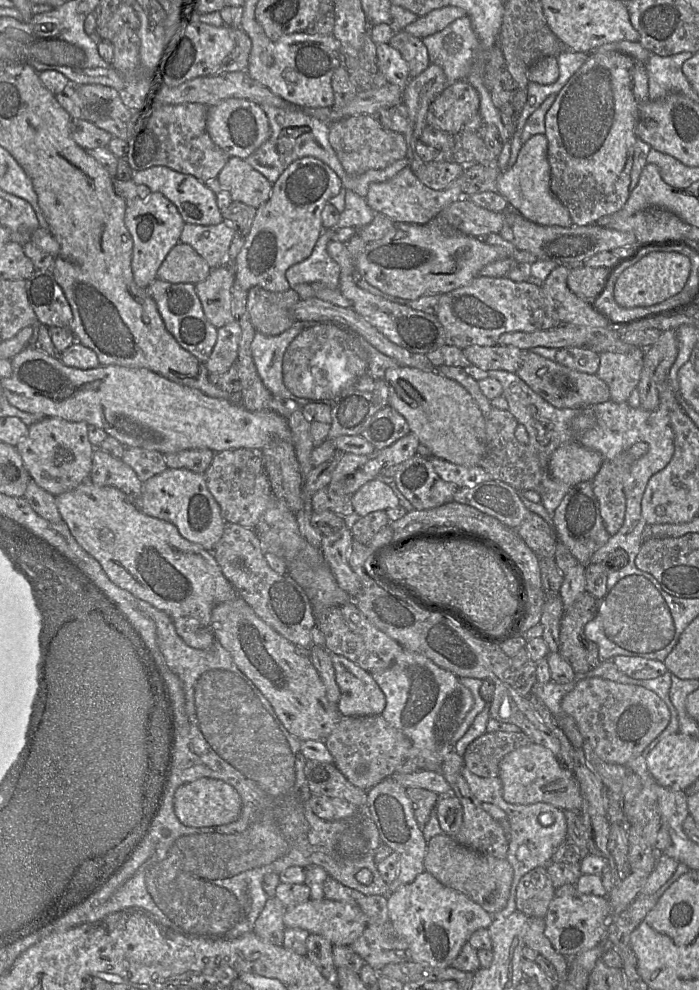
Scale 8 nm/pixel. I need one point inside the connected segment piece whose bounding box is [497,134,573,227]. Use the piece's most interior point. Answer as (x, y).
(526, 185)

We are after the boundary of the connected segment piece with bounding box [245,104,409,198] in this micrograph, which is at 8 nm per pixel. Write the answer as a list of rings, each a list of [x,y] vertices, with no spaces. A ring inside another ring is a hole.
[[[266,104],[261,105],[261,107],[269,121],[270,136],[245,161],[265,176],[272,184],[278,180],[292,162],[311,156],[321,160],[336,172],[342,182],[342,188],[352,190],[365,198],[372,183],[385,182],[409,166],[409,161],[405,157],[393,162],[384,169],[371,169],[358,176],[349,175],[345,172],[337,154],[329,143],[329,124],[307,115],[302,108],[279,108]]]

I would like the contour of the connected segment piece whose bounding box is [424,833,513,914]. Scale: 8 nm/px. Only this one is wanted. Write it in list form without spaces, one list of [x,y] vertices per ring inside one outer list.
[[[442,833],[427,842],[424,869],[441,884],[463,893],[489,914],[501,911],[507,904],[513,869],[506,858],[477,852]]]

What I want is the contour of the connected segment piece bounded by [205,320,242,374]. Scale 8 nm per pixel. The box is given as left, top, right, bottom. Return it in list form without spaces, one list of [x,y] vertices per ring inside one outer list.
[[[234,320],[218,329],[218,339],[205,365],[209,372],[226,372],[237,361],[241,327]]]

